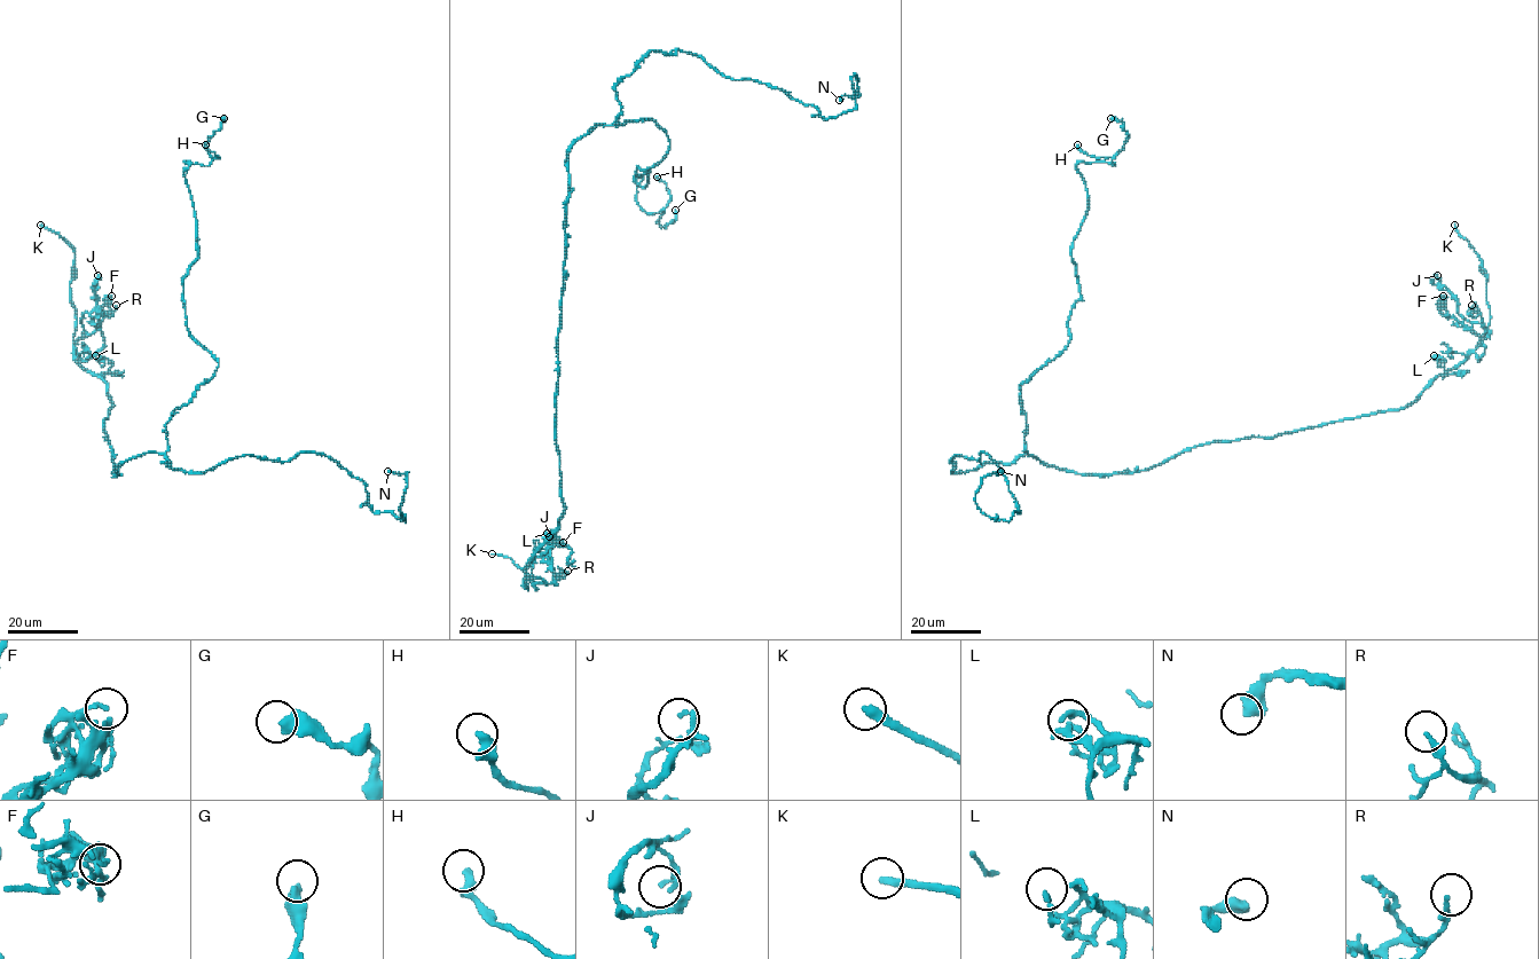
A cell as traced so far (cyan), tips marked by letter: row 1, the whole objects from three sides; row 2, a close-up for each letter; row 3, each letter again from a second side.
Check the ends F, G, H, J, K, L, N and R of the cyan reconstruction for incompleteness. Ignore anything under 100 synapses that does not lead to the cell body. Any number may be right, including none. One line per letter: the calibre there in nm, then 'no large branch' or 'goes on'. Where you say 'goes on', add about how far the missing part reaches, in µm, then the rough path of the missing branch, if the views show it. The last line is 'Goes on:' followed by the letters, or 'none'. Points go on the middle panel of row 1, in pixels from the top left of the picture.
F: 140 nm | no large branch
G: 480 nm | no large branch
H: 360 nm | no large branch
J: 160 nm | no large branch
K: 280 nm | goes on | 10 µm | (492, 553), (464, 551)
L: 200 nm | no large branch
N: 500 nm | no large branch
R: 200 nm | no large branch
Goes on: K

